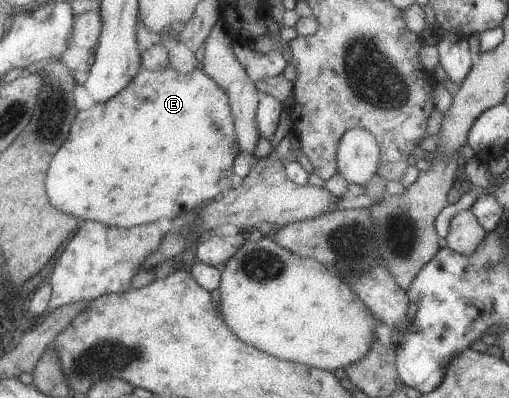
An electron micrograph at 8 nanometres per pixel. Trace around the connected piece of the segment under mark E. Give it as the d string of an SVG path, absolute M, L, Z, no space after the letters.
M172 66L164 67L158 71L148 71L140 68L138 73L130 80L130 83L121 89L115 96L110 97L102 103L95 103L86 110L77 111L76 117L70 126L70 131L58 151L51 157L47 167L45 181L46 197L54 209L58 209L64 215L71 215L78 221L92 220L102 225L131 228L154 223L157 219L174 219L182 213L188 213L190 209L200 205L202 201L208 202L216 197L220 197L230 187L230 178L232 177L232 161L238 155L239 145L236 139L236 133L233 125L232 112L224 90L219 88L214 81L203 70L194 68L192 73L182 75Z

